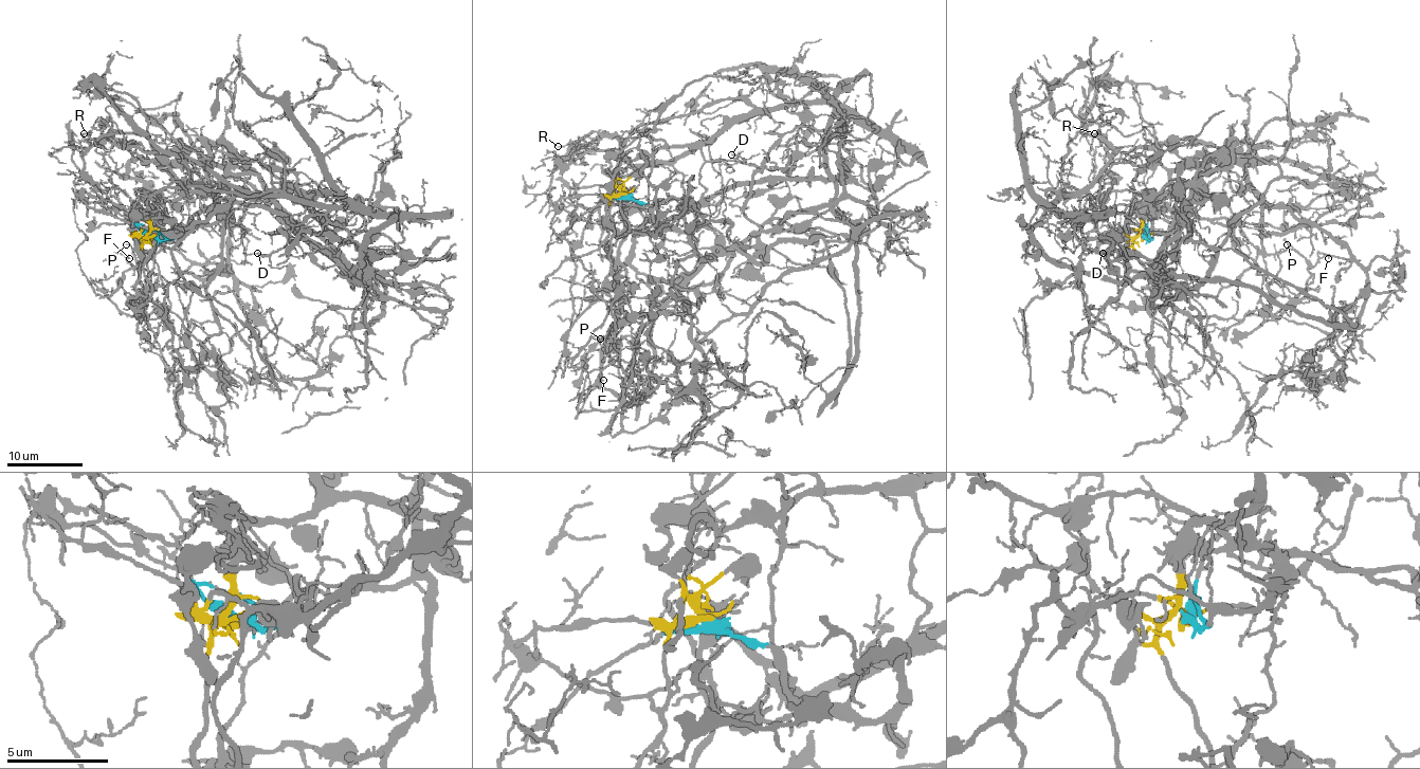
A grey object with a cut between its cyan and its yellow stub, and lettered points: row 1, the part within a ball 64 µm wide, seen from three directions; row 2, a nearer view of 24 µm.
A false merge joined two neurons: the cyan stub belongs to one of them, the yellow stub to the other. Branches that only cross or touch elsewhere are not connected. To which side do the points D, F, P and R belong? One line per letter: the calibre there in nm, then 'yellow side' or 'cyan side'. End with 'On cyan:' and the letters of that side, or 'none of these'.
D: 120 nm thick; cyan side
F: 100 nm thick; cyan side
P: 100 nm thick; cyan side
R: 120 nm thick; yellow side
On cyan: D, F, P

